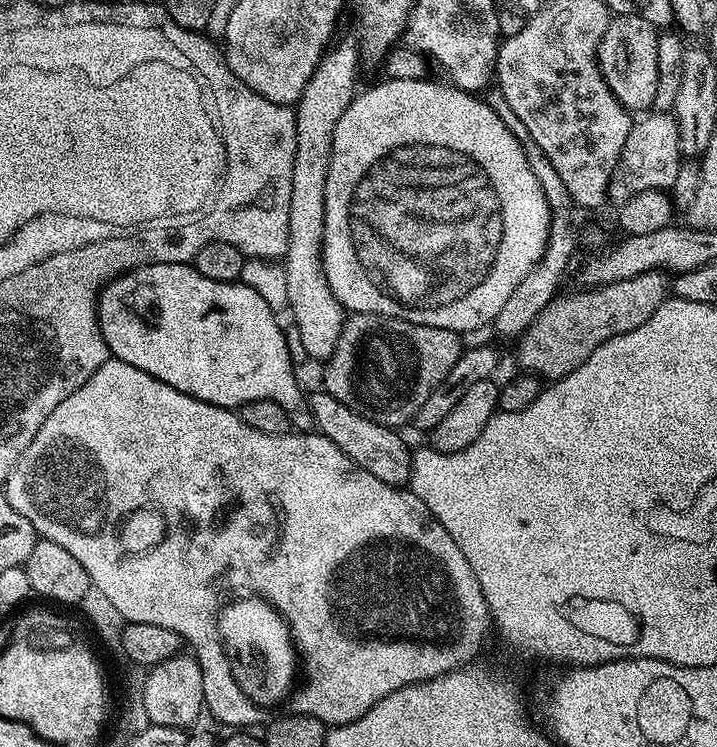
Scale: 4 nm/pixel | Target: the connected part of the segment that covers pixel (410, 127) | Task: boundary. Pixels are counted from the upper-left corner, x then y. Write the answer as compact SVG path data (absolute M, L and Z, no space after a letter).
M432 78L423 80L415 80L414 82L402 82L401 80L381 79L381 84L376 84L373 88L361 91L350 102L350 106L346 106L346 114L342 114L342 119L338 121L338 127L334 130L334 146L332 147L332 157L330 158L330 170L326 174L326 216L324 218L324 277L330 286L330 290L334 290L334 298L338 298L338 302L349 313L353 312L373 312L379 316L390 316L394 320L405 320L406 322L414 322L422 326L438 326L442 330L454 330L458 333L466 331L478 330L487 324L495 321L498 310L502 310L502 306L506 303L506 298L510 298L510 294L514 294L518 282L522 282L522 278L526 278L526 274L530 274L530 270L534 270L534 266L542 258L544 247L548 241L548 231L552 229L552 221L554 212L548 207L546 195L542 192L542 186L534 176L530 165L526 160L526 154L523 152L518 138L510 132L498 114L487 105L484 98L471 92L464 92L460 88L452 87L451 83L435 84Z

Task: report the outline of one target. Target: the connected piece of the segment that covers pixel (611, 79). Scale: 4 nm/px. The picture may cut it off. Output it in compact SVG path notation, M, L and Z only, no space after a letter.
M613 15L596 55L606 86L610 86L614 98L618 98L618 102L622 102L622 106L633 114L651 109L654 90L658 90L657 35L657 29L646 22L646 18Z

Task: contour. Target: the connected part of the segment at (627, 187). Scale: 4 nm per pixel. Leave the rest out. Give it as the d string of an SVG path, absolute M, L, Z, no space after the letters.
M672 112L641 115L632 125L630 138L626 138L626 146L622 146L616 175L608 184L608 200L619 206L625 204L630 197L642 194L644 190L671 190L674 178L678 178L681 163L675 115Z

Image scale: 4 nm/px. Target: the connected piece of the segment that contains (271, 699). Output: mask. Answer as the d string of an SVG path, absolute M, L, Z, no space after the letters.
M241 597L232 601L229 601L228 604L224 606L224 608L221 609L221 614L219 617L219 632L220 636L224 640L225 647L229 649L229 651L236 657L237 663L240 665L245 666L244 672L242 668L242 674L244 677L244 674L246 678L244 677L244 685L245 685L245 692L247 694L247 697L250 698L252 702L254 702L258 707L260 707L262 710L269 710L268 708L272 708L274 706L280 705L288 696L293 693L296 681L294 682L294 678L298 676L298 663L299 663L299 653L296 650L296 645L292 639L292 632L289 630L288 623L285 622L284 617L281 615L280 612L276 610L275 607L273 607L272 604L270 604L268 601L261 599L260 597Z

